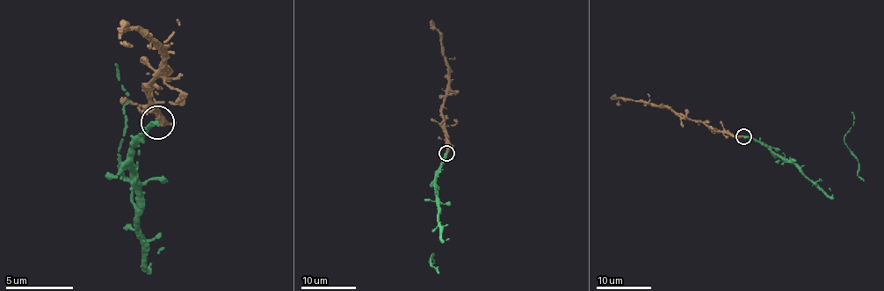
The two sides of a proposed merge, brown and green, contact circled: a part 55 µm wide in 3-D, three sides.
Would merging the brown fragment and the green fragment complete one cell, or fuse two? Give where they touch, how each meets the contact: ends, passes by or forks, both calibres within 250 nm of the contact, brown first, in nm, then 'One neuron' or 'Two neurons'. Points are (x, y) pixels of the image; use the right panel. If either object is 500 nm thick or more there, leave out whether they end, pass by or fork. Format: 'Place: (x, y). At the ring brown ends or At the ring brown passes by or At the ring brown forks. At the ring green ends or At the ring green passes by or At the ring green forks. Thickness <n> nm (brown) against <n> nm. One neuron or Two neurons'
Place: (743, 136). At the ring brown ends. At the ring green ends. Thickness 340 nm (brown) against 380 nm. One neuron

